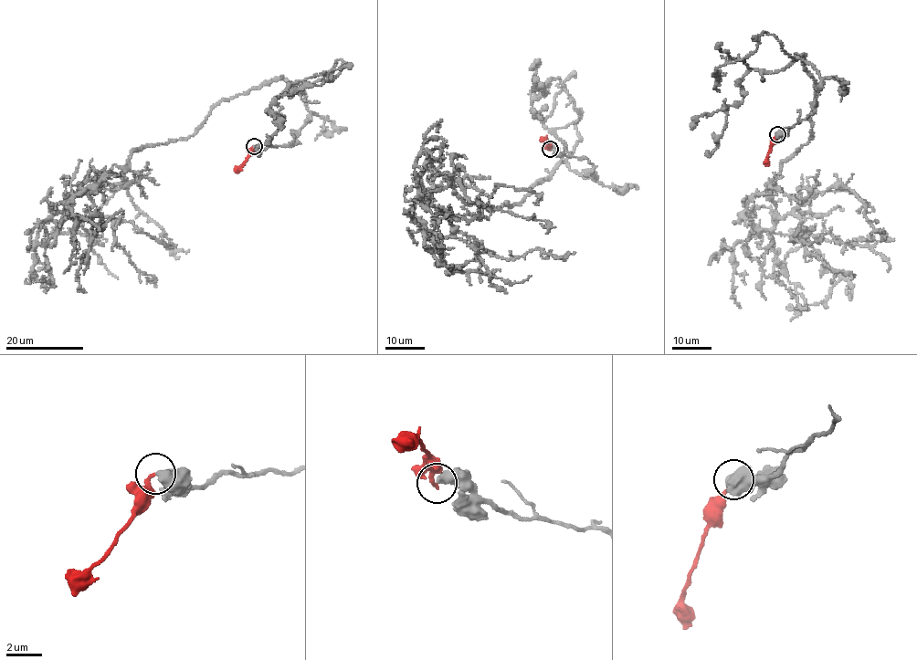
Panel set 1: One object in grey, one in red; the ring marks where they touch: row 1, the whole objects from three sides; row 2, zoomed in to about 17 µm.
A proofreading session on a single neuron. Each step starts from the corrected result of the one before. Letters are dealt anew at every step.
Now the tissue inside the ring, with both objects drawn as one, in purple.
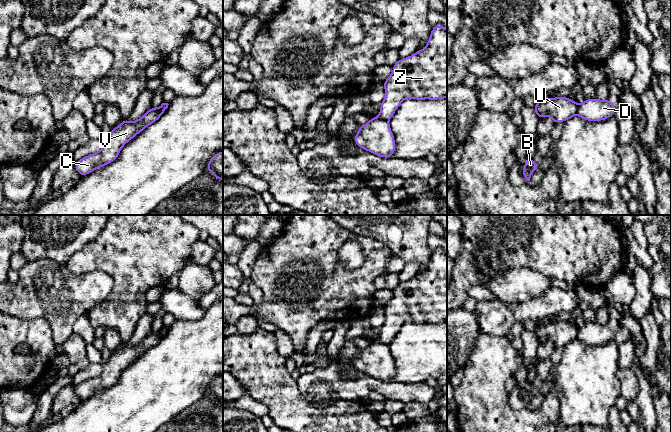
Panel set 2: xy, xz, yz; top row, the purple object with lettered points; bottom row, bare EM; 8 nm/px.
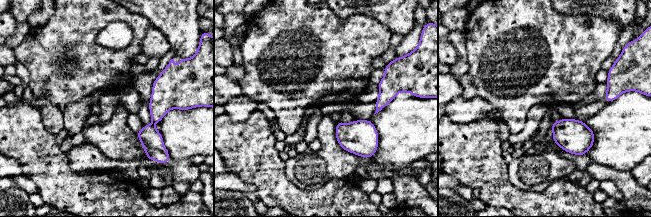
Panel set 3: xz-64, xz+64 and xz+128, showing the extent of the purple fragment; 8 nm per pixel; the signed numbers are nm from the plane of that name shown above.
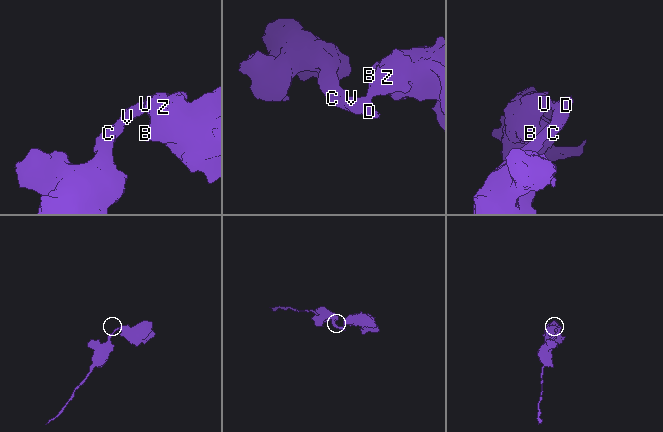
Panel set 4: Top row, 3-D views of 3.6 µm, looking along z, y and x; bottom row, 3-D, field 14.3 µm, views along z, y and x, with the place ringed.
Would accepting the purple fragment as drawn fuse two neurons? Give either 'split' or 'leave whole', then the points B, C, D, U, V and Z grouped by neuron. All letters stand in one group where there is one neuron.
split; B U Z / C D V

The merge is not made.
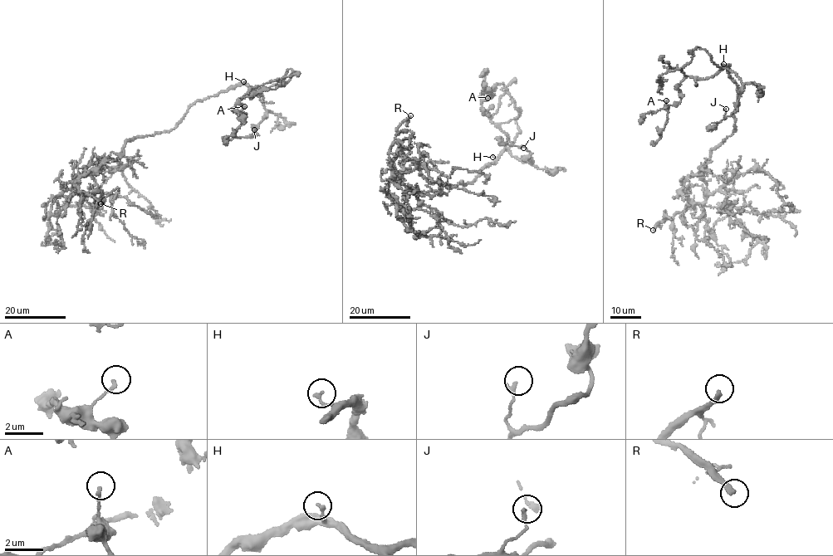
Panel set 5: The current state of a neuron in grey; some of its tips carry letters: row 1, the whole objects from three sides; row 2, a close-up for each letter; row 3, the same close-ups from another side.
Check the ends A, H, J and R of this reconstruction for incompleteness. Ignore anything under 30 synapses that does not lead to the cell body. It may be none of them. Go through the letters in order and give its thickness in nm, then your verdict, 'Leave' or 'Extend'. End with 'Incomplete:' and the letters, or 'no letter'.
A: Thickness 150 nm. Leave
H: Thickness 180 nm. Leave
J: Thickness 200 nm. Leave
R: Thickness 260 nm. Extend
Incomplete: R

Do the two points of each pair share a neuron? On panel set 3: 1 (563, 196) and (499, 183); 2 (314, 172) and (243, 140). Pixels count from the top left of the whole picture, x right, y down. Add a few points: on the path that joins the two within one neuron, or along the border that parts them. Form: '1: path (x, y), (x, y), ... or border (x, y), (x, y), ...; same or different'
1: path (547, 200), (515, 199); same
2: border (284, 161), (286, 176), (293, 183); different

